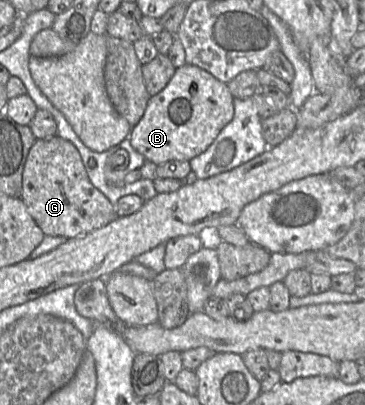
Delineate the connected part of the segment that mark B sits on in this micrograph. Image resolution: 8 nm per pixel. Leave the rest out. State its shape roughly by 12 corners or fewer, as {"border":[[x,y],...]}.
{"border":[[185,64],[129,135],[156,165],[205,152],[234,116],[227,84]]}

